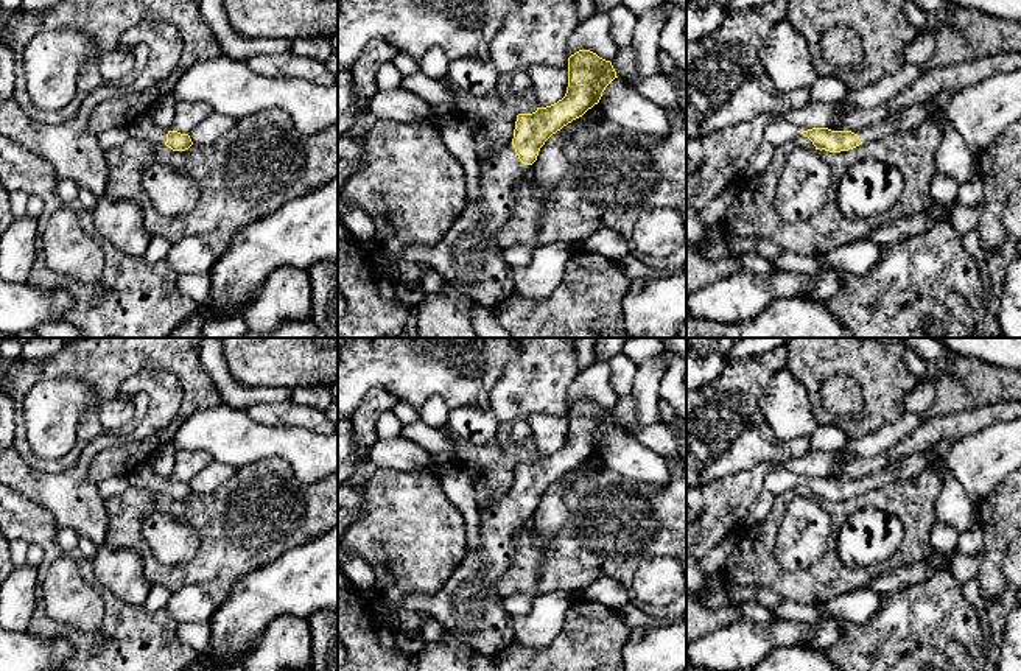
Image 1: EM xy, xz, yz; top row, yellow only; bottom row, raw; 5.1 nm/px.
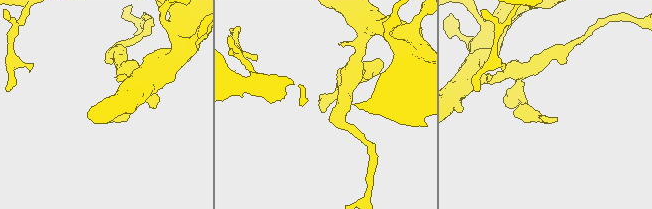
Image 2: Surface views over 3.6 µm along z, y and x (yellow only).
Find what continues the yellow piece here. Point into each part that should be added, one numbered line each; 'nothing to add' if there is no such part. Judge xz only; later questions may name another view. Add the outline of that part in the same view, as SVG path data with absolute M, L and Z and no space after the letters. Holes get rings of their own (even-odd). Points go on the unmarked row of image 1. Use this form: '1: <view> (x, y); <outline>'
1: xz (469, 606); M512 492L489 501L479 511L481 545L467 550L462 562L439 592L430 596L409 595L402 601L402 607L430 613L475 652L495 657L515 640L512 615L503 607L503 598L498 595L496 585L515 557L515 540L528 520L529 514L518 508Z

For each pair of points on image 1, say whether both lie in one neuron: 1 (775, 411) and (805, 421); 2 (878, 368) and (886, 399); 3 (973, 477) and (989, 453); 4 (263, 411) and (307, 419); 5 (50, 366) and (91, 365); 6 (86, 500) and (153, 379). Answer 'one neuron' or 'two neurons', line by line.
1: one neuron
2: one neuron
3: one neuron
4: one neuron
5: one neuron
6: one neuron

